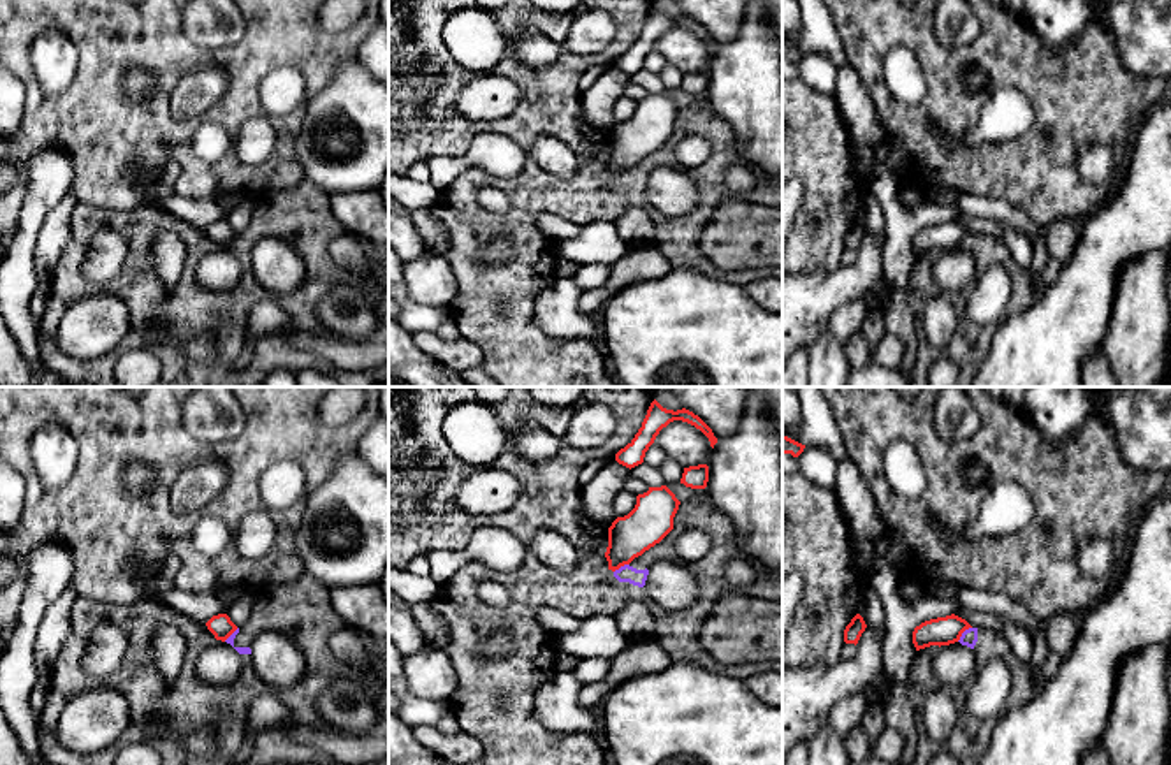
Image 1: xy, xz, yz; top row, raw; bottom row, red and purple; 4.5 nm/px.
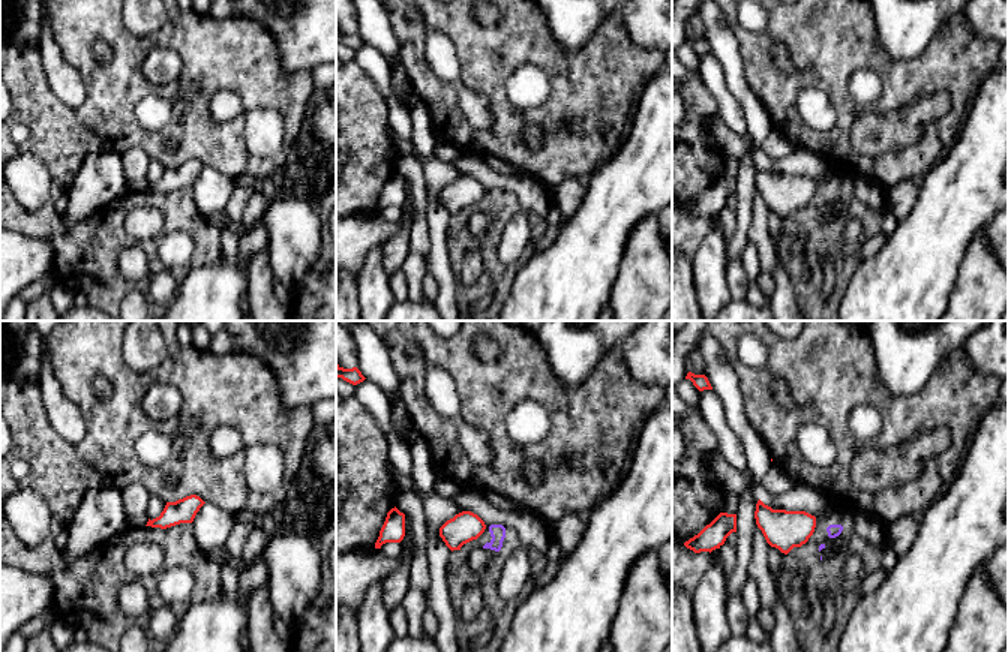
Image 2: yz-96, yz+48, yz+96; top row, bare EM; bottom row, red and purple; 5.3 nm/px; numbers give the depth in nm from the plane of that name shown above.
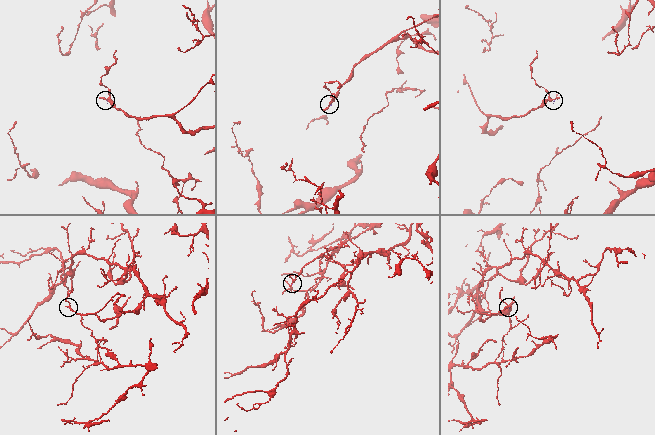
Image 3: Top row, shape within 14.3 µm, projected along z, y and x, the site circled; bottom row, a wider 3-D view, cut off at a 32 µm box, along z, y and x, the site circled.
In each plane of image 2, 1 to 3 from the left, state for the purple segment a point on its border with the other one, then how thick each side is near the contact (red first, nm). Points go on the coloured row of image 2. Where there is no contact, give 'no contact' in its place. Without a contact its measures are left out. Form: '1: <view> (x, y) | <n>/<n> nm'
1: no contact
2: no contact
3: no contact

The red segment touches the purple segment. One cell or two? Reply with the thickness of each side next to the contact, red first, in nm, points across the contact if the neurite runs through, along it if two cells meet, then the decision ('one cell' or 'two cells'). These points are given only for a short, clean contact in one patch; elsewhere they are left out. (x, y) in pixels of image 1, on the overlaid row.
130 nm thick on the red side, 80 nm on the other; border along yz (971, 626), (957, 641); two cells

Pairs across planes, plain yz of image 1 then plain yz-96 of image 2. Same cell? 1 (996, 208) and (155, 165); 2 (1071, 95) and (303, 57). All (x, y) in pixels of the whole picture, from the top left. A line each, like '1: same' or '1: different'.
1: different
2: different

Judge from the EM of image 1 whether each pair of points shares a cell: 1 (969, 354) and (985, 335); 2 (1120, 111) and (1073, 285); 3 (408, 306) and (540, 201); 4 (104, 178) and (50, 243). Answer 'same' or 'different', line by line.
1: same
2: different
3: different
4: different

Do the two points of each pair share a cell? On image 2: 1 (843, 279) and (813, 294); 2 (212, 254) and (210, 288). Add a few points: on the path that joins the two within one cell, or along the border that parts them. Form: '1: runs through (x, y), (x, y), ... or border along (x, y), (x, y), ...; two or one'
1: runs through (839, 288), (830, 300), (822, 300); one
2: border along (222, 257), (216, 263), (194, 267), (180, 281); two

